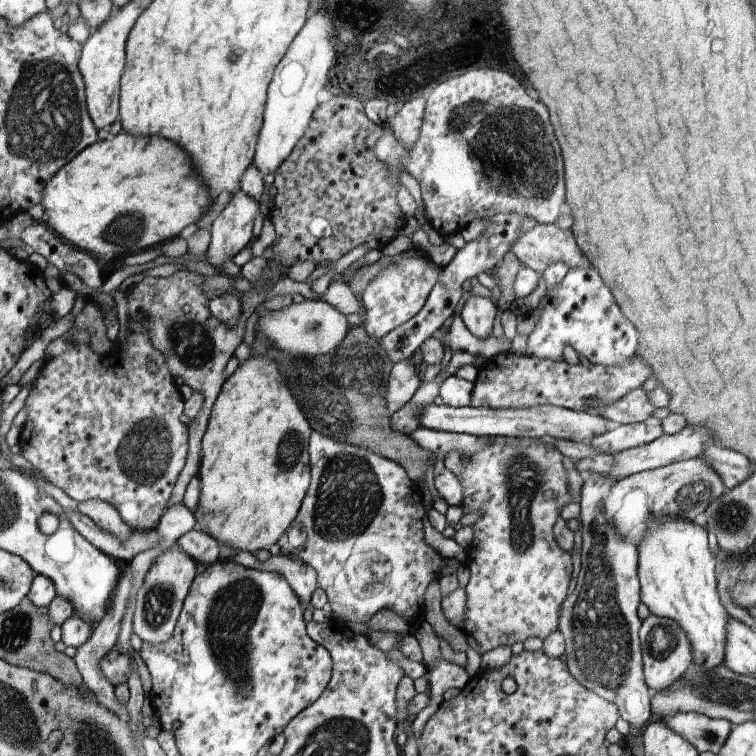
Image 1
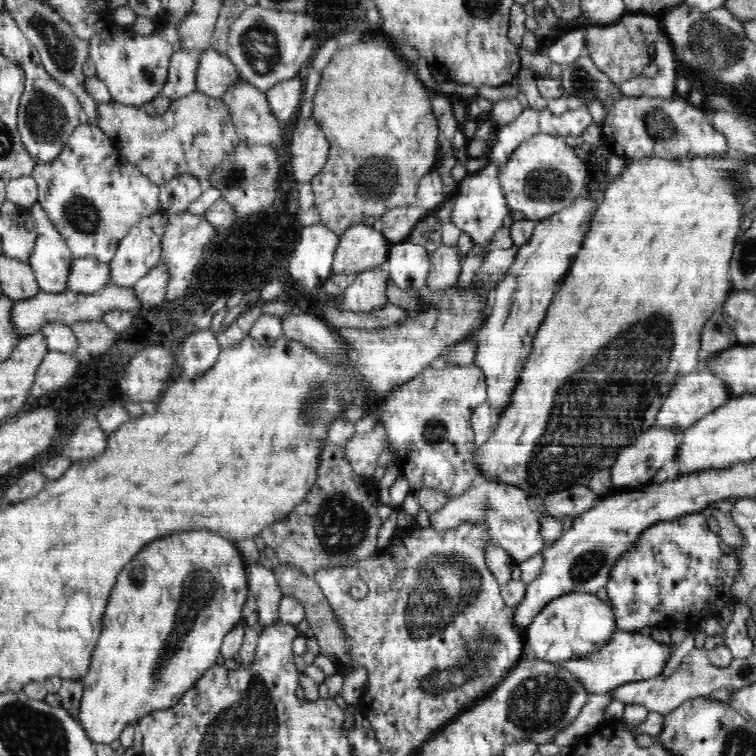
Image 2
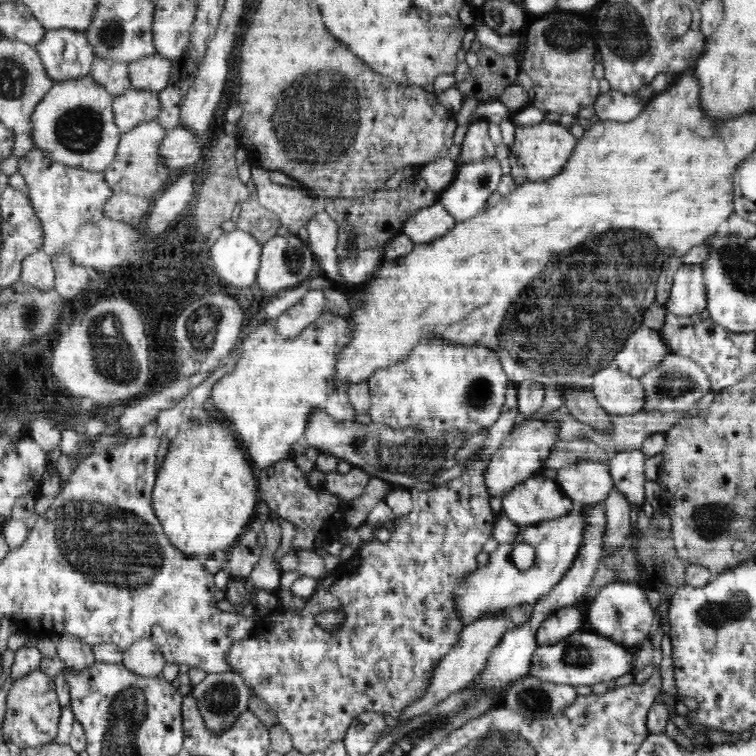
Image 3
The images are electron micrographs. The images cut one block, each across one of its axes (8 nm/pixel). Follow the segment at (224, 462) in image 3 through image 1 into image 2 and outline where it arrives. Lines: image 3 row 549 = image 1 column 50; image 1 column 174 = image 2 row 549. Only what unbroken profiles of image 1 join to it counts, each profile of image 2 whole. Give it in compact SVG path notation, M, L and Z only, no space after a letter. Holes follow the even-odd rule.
M208 530L174 534L150 542L120 574L105 609L101 633L94 647L90 668L83 682L79 723L89 739L110 744L118 740L128 724L138 724L140 718L154 710L173 707L184 692L216 665L224 637L240 622L247 601L247 566L242 554L230 540ZM132 570L144 572L142 584L134 586Z

